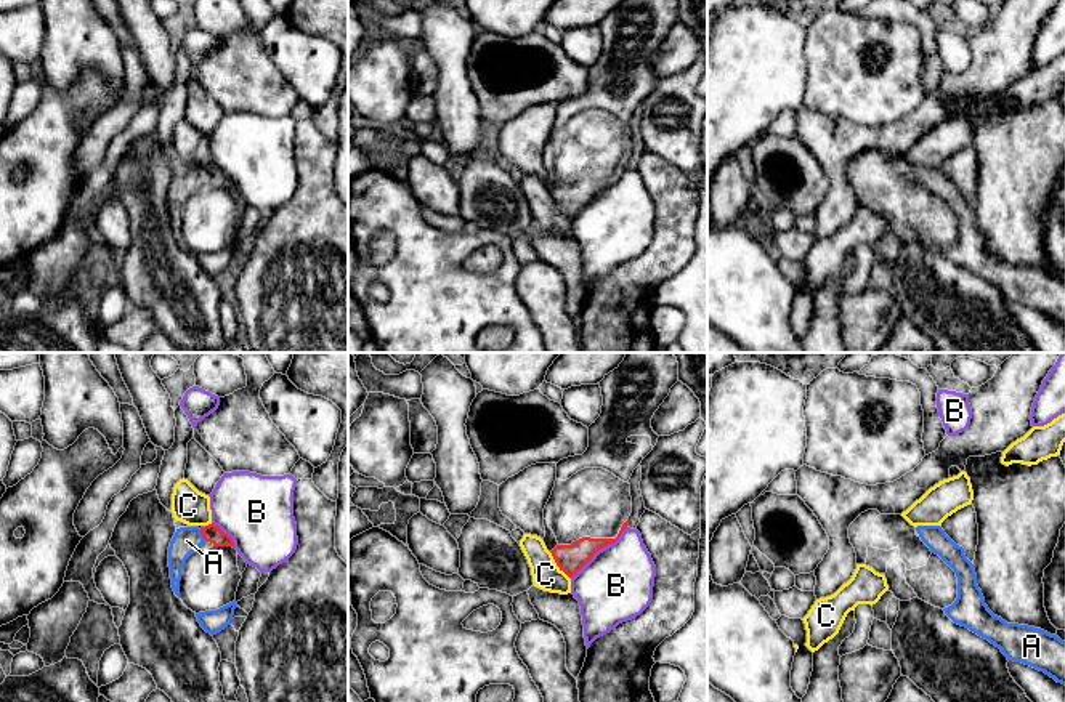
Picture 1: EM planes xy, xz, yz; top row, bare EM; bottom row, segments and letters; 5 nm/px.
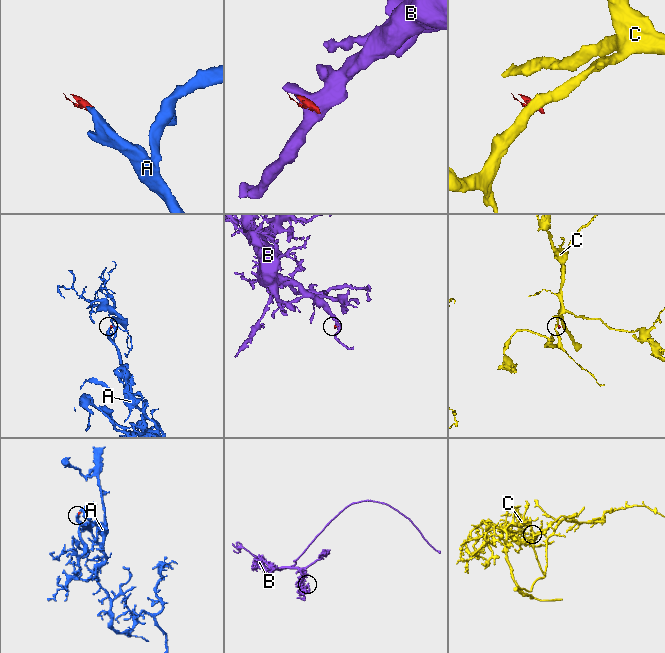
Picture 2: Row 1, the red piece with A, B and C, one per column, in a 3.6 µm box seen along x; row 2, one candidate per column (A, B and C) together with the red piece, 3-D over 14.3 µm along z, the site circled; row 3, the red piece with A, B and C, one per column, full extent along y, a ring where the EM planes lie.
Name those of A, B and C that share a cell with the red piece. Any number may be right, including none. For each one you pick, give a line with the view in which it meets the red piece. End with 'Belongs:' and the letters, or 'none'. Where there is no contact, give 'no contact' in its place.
A: meets red in xy
Belongs: A

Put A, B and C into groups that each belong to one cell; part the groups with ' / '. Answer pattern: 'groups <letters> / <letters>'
groups A / B / C

